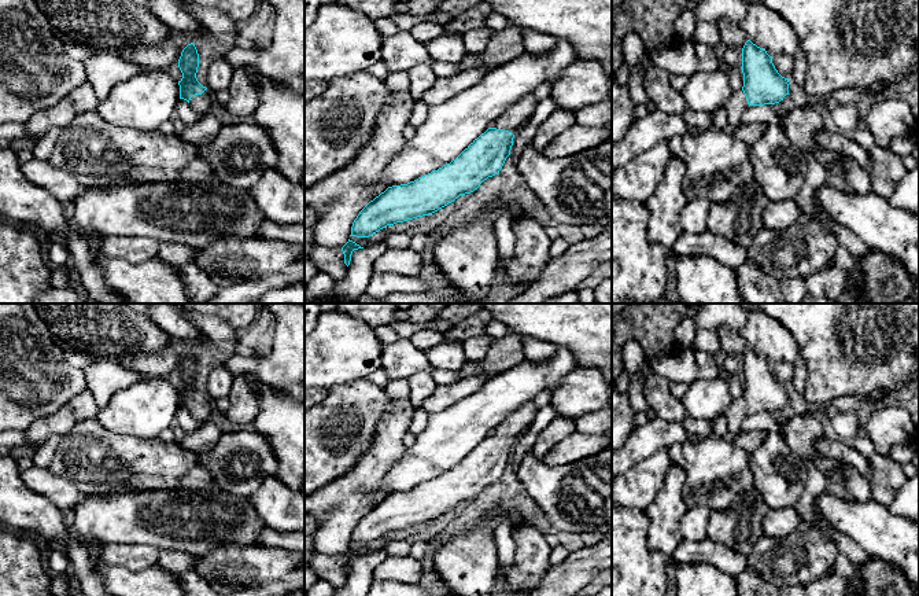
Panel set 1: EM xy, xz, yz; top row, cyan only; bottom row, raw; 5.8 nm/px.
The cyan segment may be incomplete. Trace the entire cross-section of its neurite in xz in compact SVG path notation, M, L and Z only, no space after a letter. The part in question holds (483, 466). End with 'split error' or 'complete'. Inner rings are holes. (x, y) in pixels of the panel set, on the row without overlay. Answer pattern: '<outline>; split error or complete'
M534 401L524 402L495 427L494 435L488 435L475 446L450 471L407 492L388 494L359 519L353 530L350 544L369 545L387 533L432 522L454 509L460 503L477 497L484 488L499 481L506 466L510 463L514 442L528 430L538 411Z; split error

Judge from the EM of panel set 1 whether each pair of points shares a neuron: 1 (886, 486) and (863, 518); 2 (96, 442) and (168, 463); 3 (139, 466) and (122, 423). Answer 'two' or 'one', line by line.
1: two
2: one
3: two

